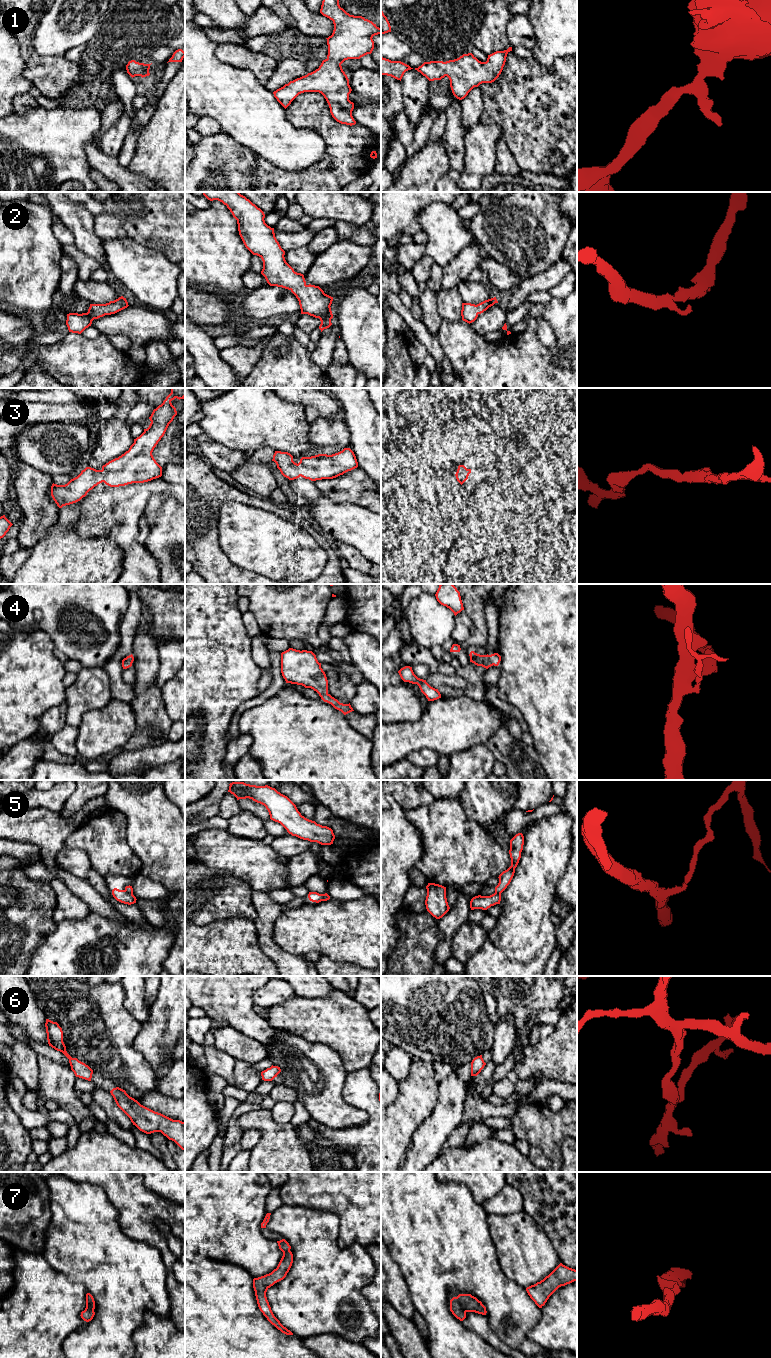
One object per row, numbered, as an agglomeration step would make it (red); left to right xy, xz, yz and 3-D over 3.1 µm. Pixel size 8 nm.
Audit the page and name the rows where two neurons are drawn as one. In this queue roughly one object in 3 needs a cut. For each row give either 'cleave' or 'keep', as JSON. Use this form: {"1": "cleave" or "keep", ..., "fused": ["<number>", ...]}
{"1": "keep", "2": "keep", "3": "keep", "4": "keep", "5": "cleave", "6": "keep", "7": "keep", "fused": ["5"]}

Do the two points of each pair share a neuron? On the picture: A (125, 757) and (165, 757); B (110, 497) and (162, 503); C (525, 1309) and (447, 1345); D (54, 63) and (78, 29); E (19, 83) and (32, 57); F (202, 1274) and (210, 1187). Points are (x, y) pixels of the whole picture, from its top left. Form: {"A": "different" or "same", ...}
{"A": "same", "B": "different", "C": "same", "D": "different", "E": "different", "F": "different"}

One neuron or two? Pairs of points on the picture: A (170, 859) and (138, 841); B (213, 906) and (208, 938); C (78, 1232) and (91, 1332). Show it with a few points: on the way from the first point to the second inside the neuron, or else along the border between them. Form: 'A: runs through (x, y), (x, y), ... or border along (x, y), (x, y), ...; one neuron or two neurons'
A: runs through (162, 851), (152, 841), (146, 841); one neuron
B: border along (234, 916), (195, 926); two neurons
C: runs through (100, 1257), (102, 1259), (102, 1307); one neuron

